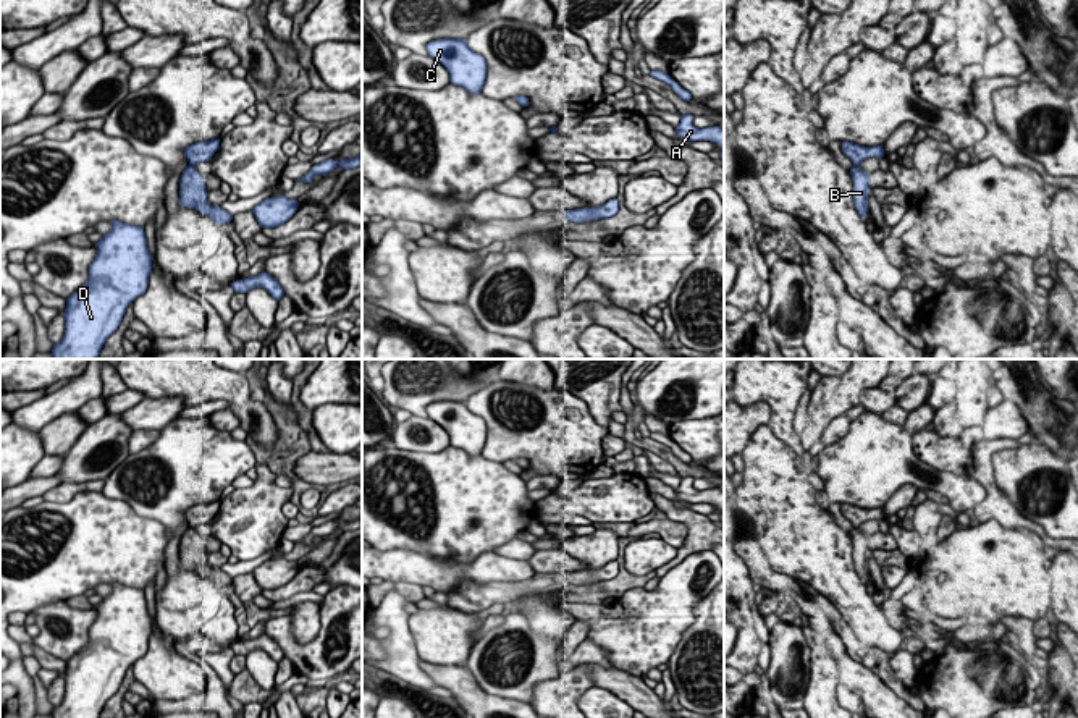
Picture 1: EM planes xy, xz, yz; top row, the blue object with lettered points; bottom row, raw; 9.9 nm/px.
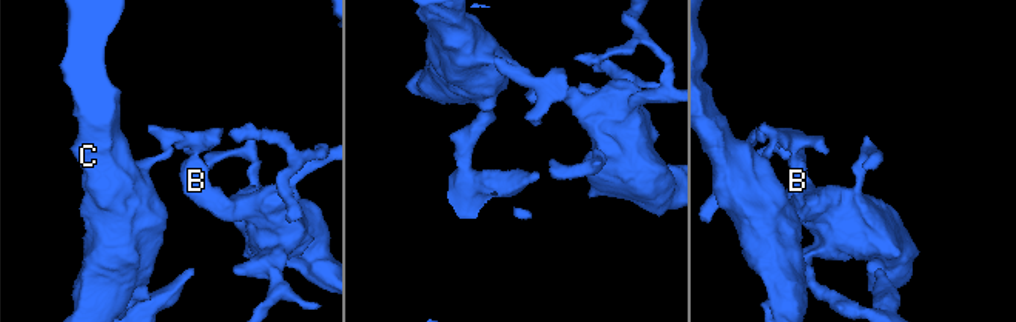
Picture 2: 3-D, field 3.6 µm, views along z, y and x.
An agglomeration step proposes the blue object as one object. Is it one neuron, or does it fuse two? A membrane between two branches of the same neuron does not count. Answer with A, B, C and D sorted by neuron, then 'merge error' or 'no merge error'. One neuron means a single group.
A B / C D; merge error

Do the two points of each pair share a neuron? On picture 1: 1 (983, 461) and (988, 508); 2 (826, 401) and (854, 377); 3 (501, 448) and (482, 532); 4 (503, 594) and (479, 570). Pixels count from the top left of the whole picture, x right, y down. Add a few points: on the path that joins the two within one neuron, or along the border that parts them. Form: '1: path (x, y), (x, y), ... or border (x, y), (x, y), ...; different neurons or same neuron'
1: path (985, 473), (991, 485), (991, 497); same neuron
2: path (833, 397), (847, 384); same neuron
3: border (480, 455), (501, 463); different neurons
4: border (527, 578), (484, 584), (463, 581), (453, 591); different neurons

